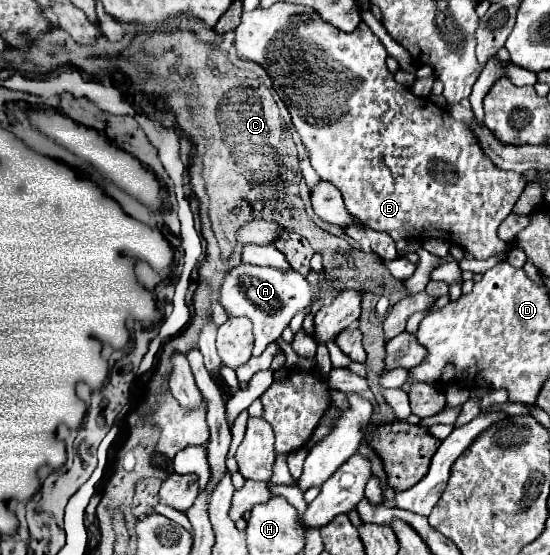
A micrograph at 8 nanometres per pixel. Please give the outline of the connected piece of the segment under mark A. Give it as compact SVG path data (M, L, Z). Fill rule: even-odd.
M240 264L238 268L232 268L228 274L226 274L226 280L224 280L224 286L222 286L222 296L220 296L220 304L232 314L232 316L246 316L252 320L254 324L254 356L262 354L264 348L272 342L272 340L278 340L284 332L284 328L290 324L290 320L296 316L296 312L302 312L306 308L310 308L324 292L326 292L326 286L330 286L330 280L324 278L320 280L316 286L312 286L302 274L290 270L290 272L276 272L276 268L262 268L262 266L252 266L252 264Z

